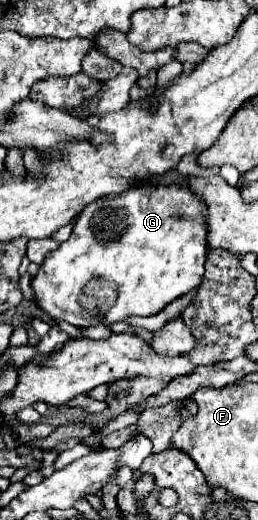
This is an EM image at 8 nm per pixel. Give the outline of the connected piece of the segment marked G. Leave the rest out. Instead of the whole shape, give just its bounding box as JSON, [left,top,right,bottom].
[31,185,207,327]

